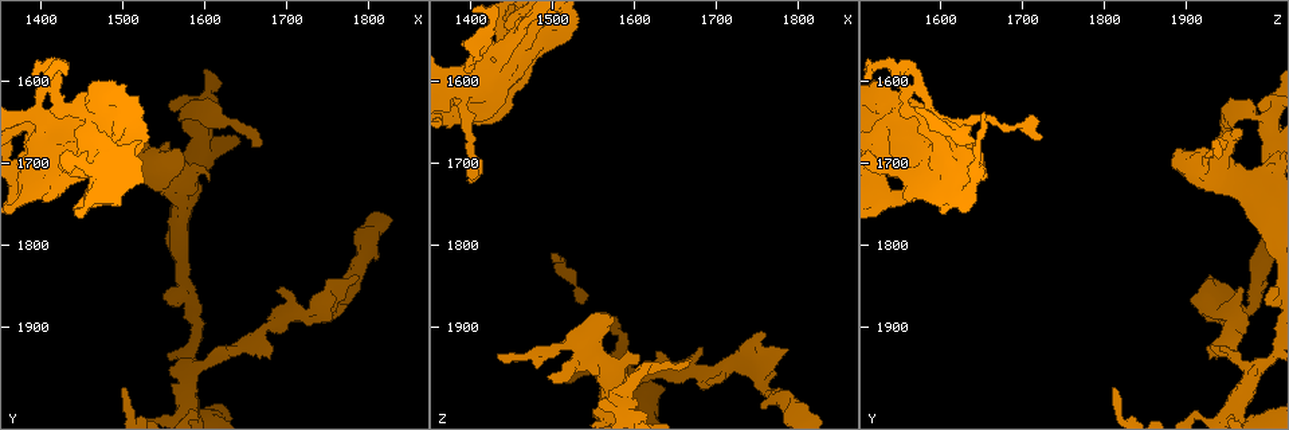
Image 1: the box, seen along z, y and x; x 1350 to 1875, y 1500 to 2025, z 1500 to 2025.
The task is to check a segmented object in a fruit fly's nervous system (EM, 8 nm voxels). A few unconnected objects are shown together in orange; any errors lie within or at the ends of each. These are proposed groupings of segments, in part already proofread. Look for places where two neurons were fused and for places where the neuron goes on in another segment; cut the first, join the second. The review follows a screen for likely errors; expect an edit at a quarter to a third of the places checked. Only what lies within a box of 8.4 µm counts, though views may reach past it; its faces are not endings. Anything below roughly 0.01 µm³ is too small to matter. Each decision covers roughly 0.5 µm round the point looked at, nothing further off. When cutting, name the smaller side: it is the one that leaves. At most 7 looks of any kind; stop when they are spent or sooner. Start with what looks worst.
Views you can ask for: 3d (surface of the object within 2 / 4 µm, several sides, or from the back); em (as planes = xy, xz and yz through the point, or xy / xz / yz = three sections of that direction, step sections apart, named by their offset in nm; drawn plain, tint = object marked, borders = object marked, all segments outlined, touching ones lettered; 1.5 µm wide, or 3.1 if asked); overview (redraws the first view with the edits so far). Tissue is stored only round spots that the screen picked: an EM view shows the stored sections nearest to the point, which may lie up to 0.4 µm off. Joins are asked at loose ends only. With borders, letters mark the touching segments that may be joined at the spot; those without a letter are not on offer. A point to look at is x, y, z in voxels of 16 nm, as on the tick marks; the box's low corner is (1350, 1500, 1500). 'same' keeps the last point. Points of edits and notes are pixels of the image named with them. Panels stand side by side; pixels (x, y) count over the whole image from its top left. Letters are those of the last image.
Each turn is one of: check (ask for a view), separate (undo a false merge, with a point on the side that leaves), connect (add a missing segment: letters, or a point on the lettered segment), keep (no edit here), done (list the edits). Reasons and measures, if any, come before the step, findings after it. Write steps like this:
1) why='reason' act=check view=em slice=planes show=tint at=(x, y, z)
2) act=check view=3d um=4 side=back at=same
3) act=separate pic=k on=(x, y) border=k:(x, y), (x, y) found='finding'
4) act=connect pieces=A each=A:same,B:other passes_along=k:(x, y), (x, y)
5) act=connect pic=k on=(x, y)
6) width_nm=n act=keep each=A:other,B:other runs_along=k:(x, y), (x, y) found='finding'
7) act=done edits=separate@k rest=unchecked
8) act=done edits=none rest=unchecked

why='sharp bend' act=check view=em slice=yz step=8 show=tint at=(1590, 1650, 2000)

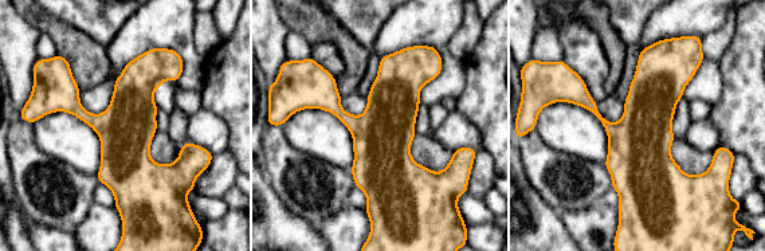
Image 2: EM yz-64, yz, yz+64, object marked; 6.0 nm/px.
why='cut it another way' act=check view=em slice=planes show=borders at=same

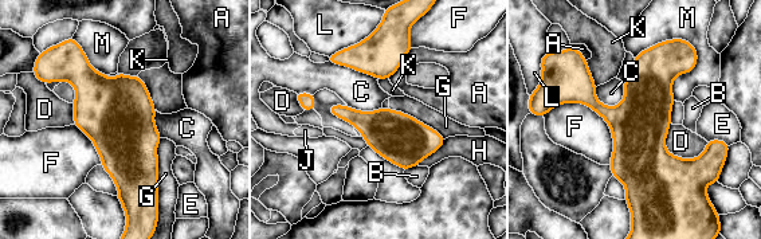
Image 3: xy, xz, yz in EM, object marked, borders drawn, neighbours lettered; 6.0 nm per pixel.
act=keep each=A:other,B:other,C:other,D:other,E:other,F:other,G:other,H:other,J:other,K:other,L:other,M:other found='one neuron here'

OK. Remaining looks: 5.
why='thick turns thin' act=check view=3d um=2 at=(1415, 1590, 1550)

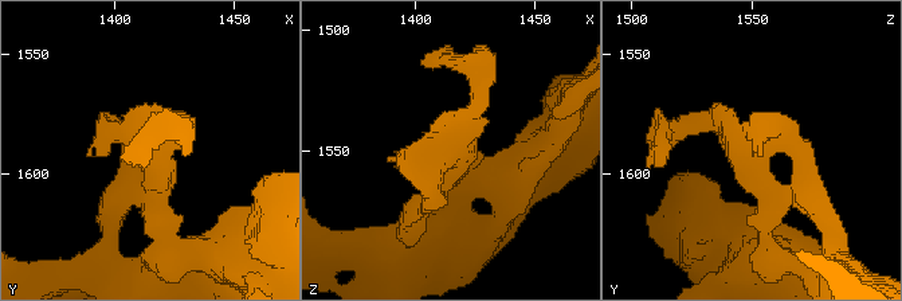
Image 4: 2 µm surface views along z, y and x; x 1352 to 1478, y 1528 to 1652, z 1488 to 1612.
why='now the EM' act=check view=em slice=planes show=borders at=(1417, 1594, 1548)

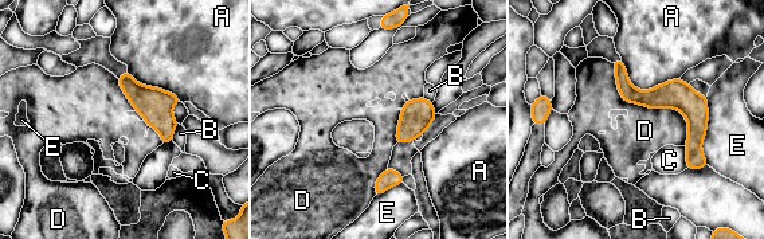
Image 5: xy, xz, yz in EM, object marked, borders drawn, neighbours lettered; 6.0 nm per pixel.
act=keep each=A:other,B:other,C:other,D:other,E:other found='all the same neuron'

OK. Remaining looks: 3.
why='tapers out' act=check view=3d um=4 at=(1690, 1855, 1965)

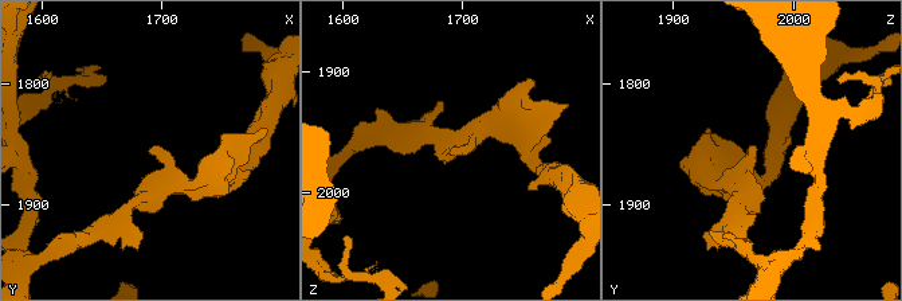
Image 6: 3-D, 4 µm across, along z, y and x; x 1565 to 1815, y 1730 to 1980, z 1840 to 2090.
act=check view=em slice=planes show=borders at=(1692, 1852, 1964)

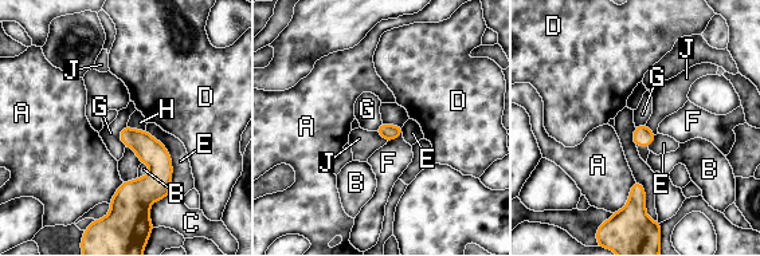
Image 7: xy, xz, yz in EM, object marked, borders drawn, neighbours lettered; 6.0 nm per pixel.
width_nm=100 act=keep each=A:other,B:other,C:other,D:other,E:other,F:other,G:other,H:other,J:other found='none of them fits'

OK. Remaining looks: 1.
act=done edits=none rest=unchecked

